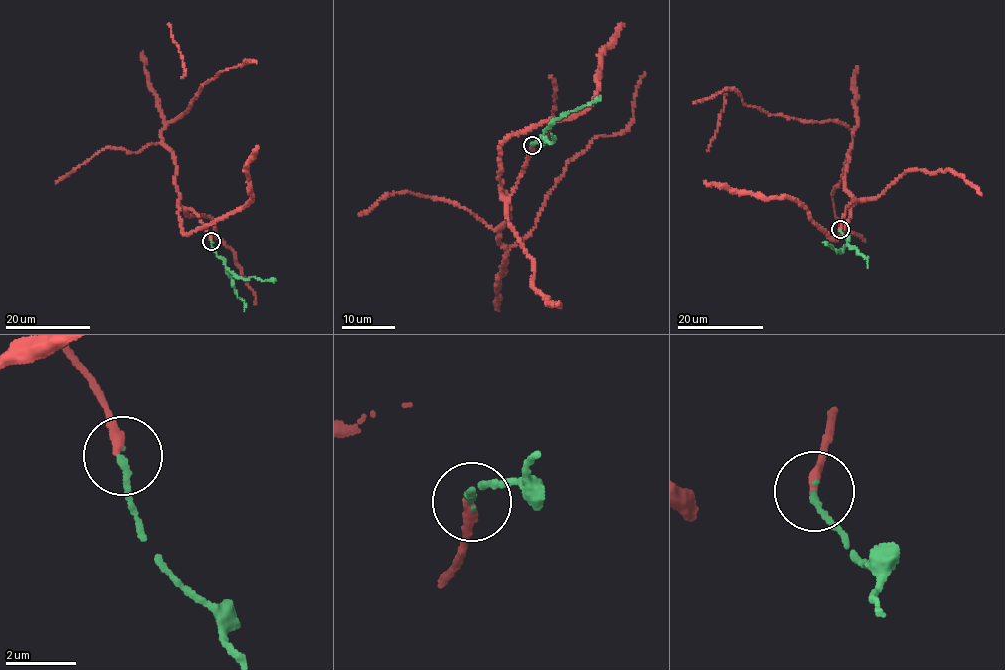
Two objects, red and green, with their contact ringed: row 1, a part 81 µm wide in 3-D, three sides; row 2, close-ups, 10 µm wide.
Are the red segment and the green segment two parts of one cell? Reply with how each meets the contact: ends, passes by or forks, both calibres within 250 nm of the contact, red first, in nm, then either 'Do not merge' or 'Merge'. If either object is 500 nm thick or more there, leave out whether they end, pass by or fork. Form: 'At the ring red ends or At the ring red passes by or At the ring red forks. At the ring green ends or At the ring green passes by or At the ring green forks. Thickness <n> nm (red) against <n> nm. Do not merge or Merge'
At the ring red ends. At the ring green ends. Thickness 280 nm (red) against 190 nm. Merge

